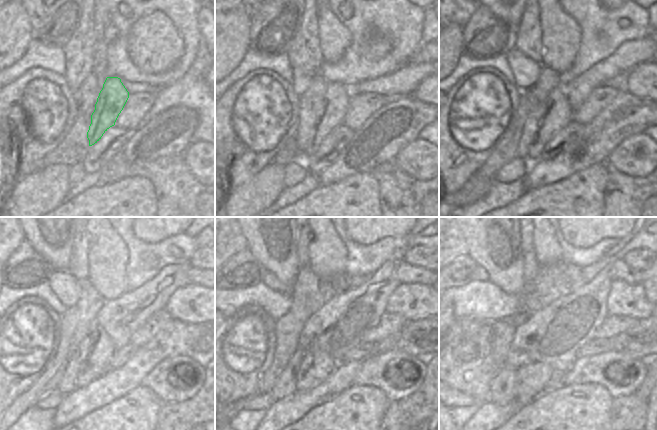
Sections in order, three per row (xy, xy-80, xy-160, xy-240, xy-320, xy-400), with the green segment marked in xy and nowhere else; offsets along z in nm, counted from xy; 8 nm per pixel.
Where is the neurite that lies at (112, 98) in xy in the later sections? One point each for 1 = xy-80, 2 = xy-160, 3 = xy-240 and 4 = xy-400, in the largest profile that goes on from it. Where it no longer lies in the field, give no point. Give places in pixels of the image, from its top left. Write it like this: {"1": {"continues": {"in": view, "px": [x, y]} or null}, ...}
{"1": {"continues": {"in": "xy-80", "px": [337, 96]}}, "2": {"continues": {"in": "xy-160", "px": [558, 112]}}, "3": {"continues": {"in": "xy-240", "px": [101, 347]}}, "4": {"continues": {"in": "xy-400", "px": [531, 380]}}}

